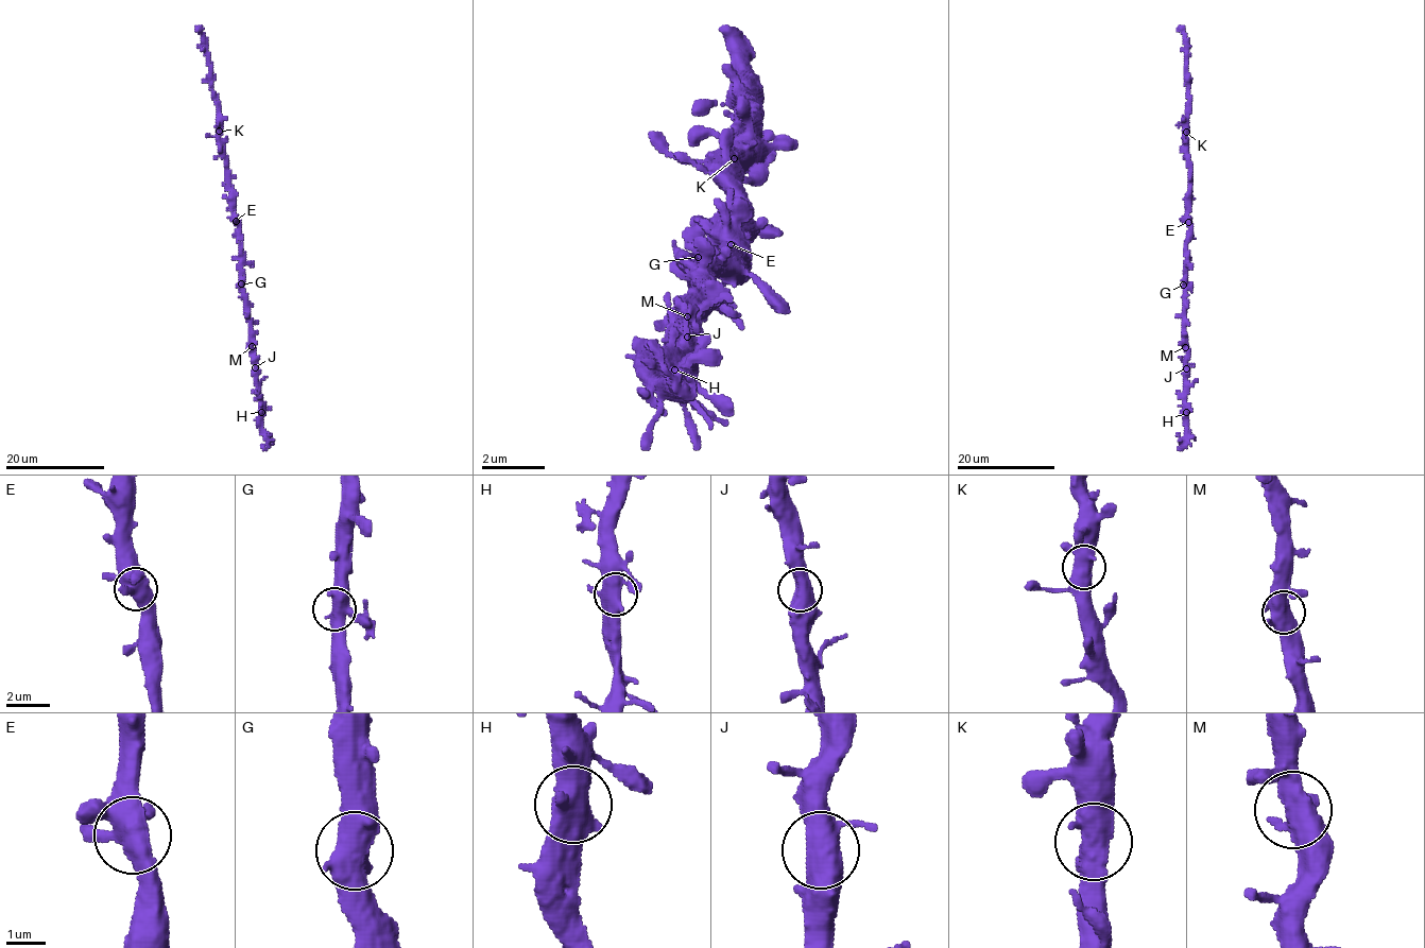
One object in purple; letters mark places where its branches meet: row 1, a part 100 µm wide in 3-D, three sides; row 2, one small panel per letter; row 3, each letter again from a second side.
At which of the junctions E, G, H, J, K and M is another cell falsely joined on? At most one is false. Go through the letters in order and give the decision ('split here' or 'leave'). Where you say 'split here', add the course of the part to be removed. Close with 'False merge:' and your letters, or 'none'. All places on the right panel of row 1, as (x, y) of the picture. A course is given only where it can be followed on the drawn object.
E: leave
G: leave
H: leave
J: leave
K: leave
M: leave
False merge: none

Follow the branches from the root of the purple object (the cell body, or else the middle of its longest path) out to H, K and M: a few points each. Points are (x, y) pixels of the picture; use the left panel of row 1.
H: (240, 235), (241, 291), (250, 326), (250, 348), (261, 412)
K: (240, 235), (235, 210), (235, 191), (229, 184), (228, 159), (219, 131)
M: (240, 235), (241, 291), (252, 346)

